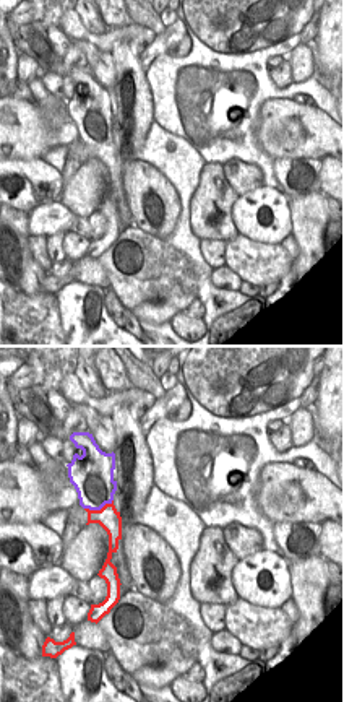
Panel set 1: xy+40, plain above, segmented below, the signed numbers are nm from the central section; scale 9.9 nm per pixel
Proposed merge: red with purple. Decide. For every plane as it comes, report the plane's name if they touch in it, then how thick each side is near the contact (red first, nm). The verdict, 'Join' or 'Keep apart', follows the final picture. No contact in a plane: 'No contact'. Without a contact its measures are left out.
Touches red in xy+40. Thickness 220 nm (red) against 380 nm

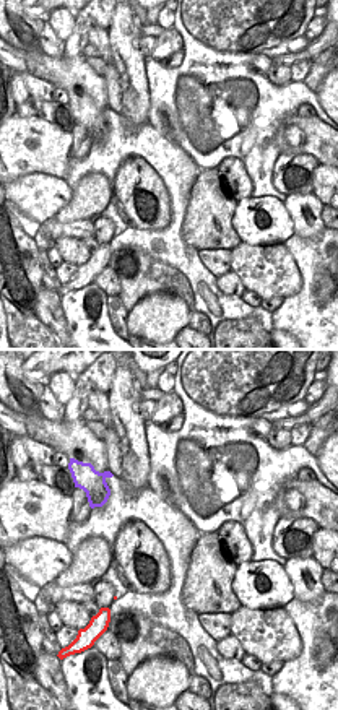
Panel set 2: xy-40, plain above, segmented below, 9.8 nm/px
No contact

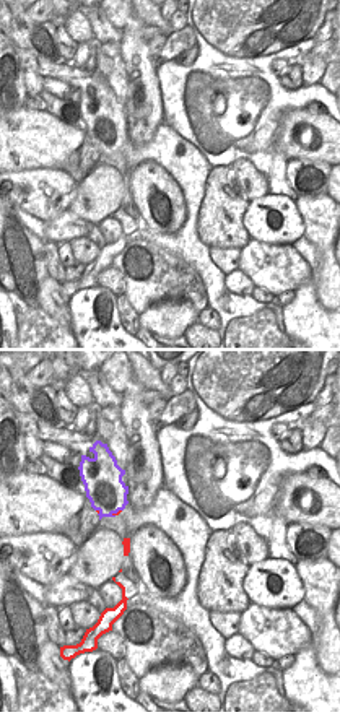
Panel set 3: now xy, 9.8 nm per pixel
Touches red in xy. Thickness 30 nm (red) against 380 nm

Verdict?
Keep apart

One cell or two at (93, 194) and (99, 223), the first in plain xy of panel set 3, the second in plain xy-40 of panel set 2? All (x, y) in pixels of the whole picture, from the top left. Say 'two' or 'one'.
two

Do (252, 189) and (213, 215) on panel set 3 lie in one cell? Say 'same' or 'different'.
different

